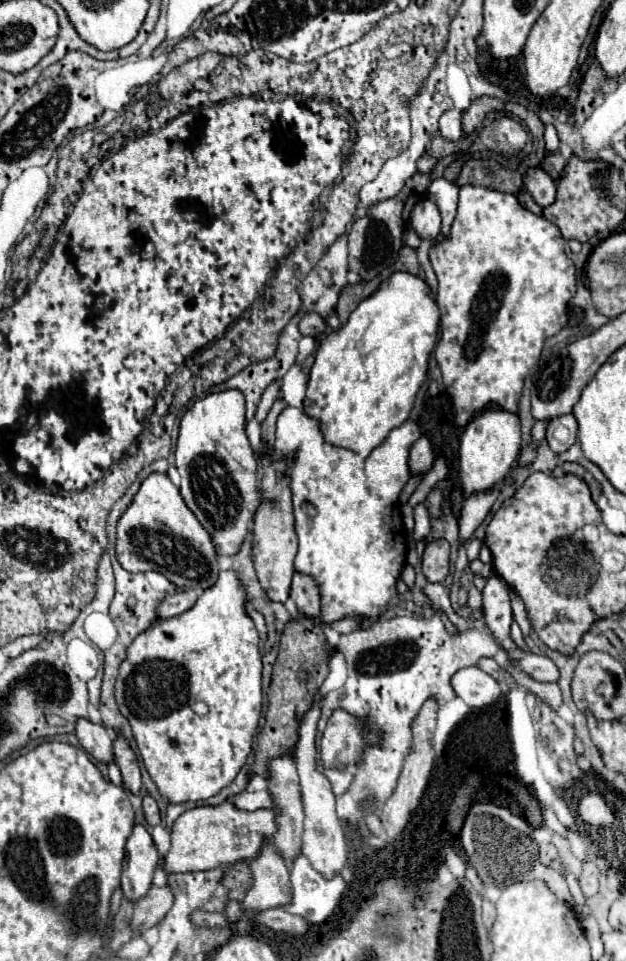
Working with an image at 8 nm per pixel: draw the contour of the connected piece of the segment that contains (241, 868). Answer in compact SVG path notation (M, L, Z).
M246 864L230 866L222 878L222 888L226 890L228 900L242 902L250 886L252 886L252 872Z

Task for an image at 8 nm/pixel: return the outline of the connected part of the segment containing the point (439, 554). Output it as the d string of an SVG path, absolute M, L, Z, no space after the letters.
M446 540L428 542L422 558L422 572L428 582L444 582L444 578L448 576L448 556L450 546Z

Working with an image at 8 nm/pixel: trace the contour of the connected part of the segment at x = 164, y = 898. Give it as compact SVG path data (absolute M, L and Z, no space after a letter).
M152 886L150 892L134 904L134 912L130 918L130 928L134 932L146 932L164 920L168 910L172 908L172 892L170 886Z

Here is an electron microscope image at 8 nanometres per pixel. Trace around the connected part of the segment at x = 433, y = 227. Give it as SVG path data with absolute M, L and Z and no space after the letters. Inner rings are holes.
M428 198L420 200L416 204L416 208L412 210L410 224L422 240L432 240L432 242L438 240L438 236L440 236L440 212L438 212L436 204L430 202Z

